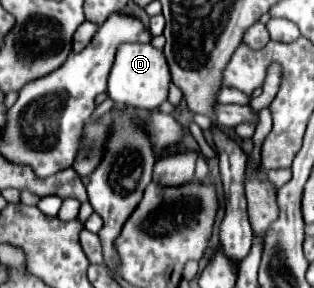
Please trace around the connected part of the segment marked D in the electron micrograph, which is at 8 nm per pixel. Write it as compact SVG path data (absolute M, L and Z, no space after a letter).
M140 42L122 44L118 48L118 54L108 78L108 94L120 106L156 110L162 102L168 100L170 82L172 82L170 68L162 50L156 50L152 44L140 44Z

